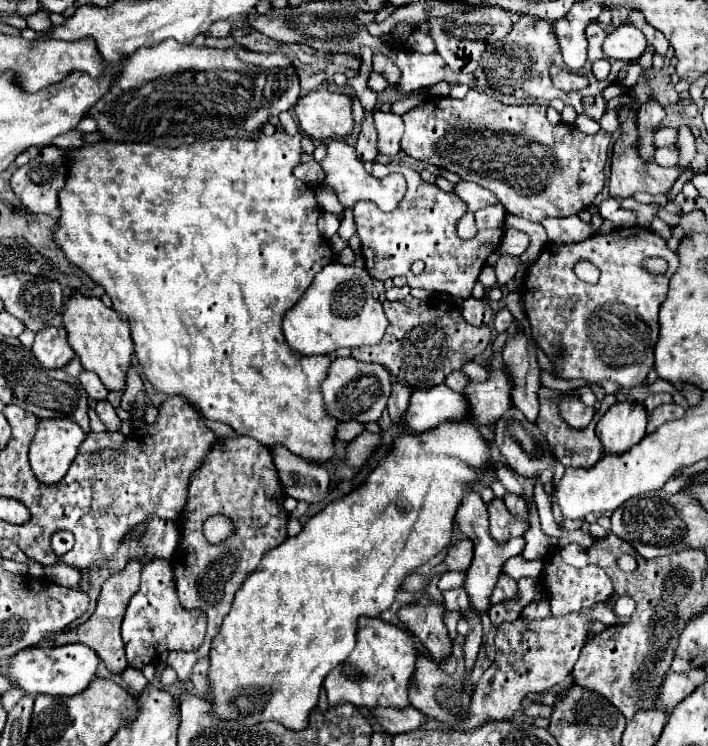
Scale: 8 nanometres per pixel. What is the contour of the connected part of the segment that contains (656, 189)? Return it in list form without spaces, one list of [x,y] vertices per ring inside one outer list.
[[[627,104],[619,106],[619,130],[621,136],[615,142],[613,148],[613,162],[611,162],[611,186],[609,192],[613,198],[621,196],[633,196],[635,192],[647,192],[647,194],[665,194],[679,178],[680,169],[677,166],[664,168],[657,164],[645,164],[641,160],[641,156],[637,154],[637,128],[635,128],[635,118],[633,118],[633,110]]]

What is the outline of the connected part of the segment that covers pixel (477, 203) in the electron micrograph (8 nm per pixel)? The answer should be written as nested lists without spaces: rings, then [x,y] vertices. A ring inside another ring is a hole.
[[[459,182],[459,184],[455,184],[455,194],[467,202],[467,206],[469,206],[471,212],[499,202],[497,196],[493,196],[493,192],[481,188],[479,184],[471,184],[471,182]]]

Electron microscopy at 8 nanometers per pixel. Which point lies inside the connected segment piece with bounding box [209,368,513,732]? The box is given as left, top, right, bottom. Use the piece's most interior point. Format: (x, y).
(293, 620)

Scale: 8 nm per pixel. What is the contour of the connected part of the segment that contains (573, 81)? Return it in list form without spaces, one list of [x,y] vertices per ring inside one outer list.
[[[549,66],[549,72],[551,72],[551,80],[557,88],[565,90],[565,92],[571,92],[571,90],[583,90],[589,80],[585,76],[579,76],[575,72],[569,72],[565,68],[557,68],[557,66]]]

